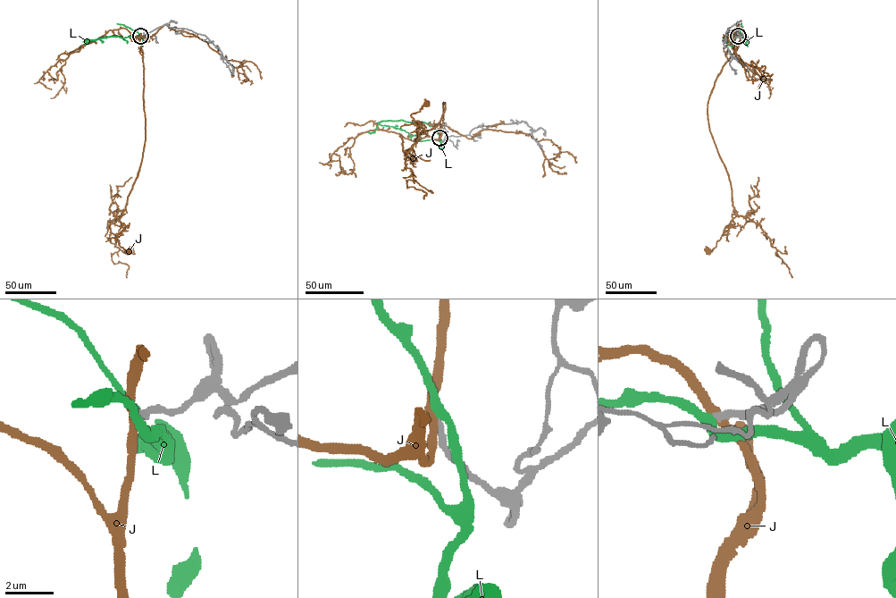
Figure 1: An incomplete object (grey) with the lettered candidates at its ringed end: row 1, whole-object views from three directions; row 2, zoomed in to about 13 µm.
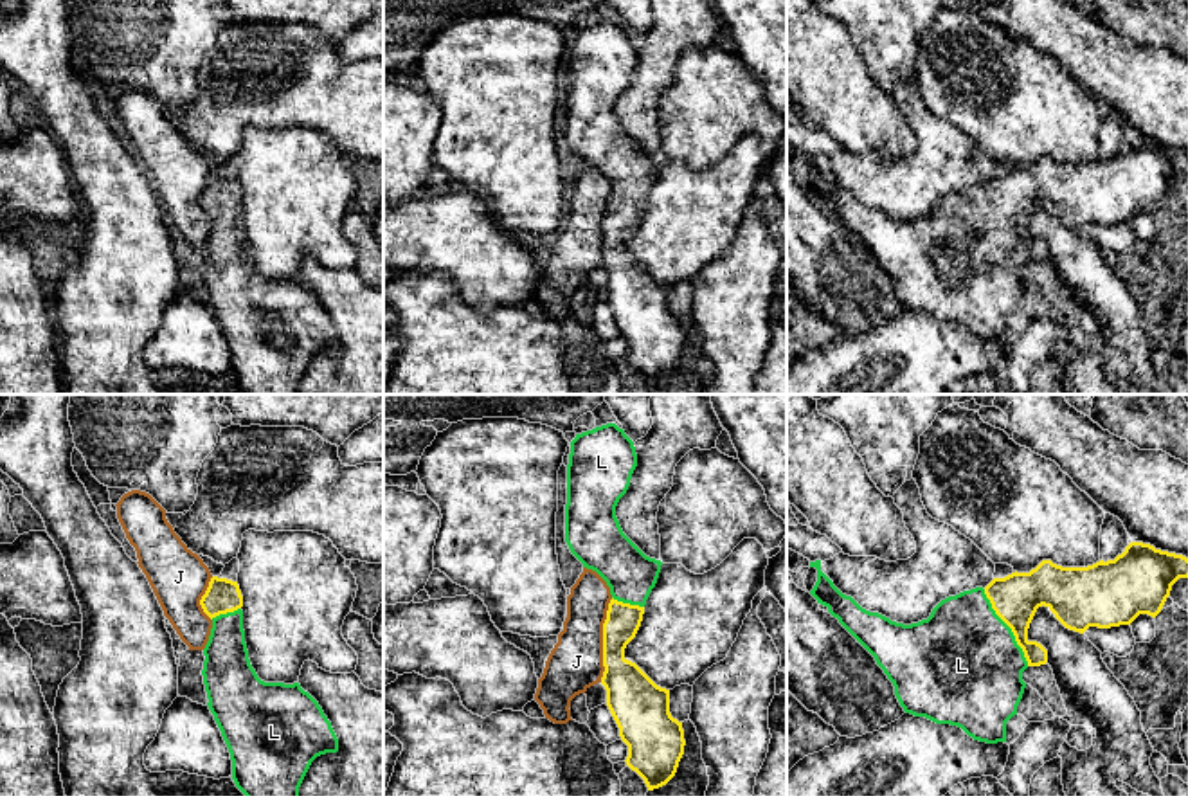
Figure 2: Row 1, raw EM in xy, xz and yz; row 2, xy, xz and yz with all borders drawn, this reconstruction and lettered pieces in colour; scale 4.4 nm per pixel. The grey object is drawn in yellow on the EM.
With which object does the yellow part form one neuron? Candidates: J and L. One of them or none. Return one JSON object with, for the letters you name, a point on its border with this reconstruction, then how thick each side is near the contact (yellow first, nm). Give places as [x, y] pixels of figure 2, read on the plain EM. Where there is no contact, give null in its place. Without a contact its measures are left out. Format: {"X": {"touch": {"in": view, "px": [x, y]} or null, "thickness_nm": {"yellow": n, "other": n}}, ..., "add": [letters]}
{"L": {"touch": {"in": "yz", "px": [1008, 222]}, "thickness_nm": {"yellow": 220, "other": 480}}, "add": ["L"]}

